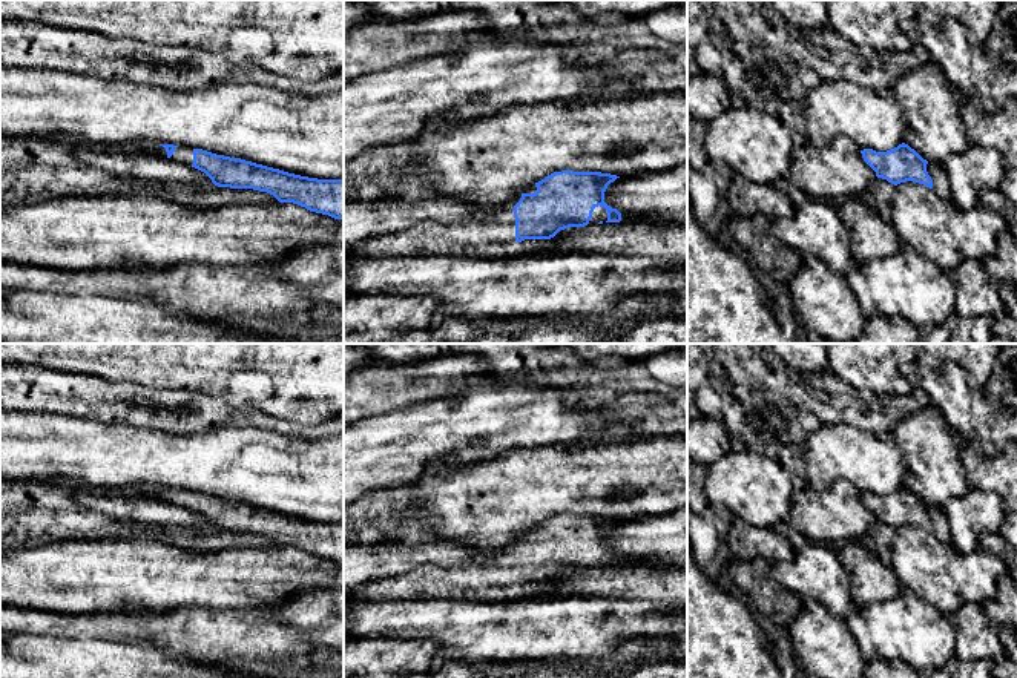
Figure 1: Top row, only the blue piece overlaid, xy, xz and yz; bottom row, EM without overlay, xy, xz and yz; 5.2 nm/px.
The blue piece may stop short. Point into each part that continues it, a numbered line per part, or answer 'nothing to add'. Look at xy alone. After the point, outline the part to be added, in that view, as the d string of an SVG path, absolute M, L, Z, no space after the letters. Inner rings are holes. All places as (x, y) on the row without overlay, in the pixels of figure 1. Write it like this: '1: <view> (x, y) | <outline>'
1: xy (148, 491) | M140 485L140 486L127 486L127 488L121 488L118 489L120 494L124 495L144 495L147 499L161 499L161 500L167 500L167 495L163 489L155 488L155 486L149 486L149 485Z

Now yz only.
1: yz (941, 528) | M928 506L926 515L933 523L934 535L943 543L951 543L951 532L943 509L937 506Z

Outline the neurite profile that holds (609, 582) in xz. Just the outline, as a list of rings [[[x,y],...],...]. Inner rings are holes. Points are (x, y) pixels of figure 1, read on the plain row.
[[[620,566],[587,568],[560,574],[549,586],[563,595],[594,595],[607,600],[649,600],[687,609],[687,571],[681,568]]]

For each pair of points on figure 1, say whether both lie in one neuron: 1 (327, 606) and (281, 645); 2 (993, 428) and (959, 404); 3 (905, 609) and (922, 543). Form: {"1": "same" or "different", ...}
{"1": "different", "2": "same", "3": "different"}

